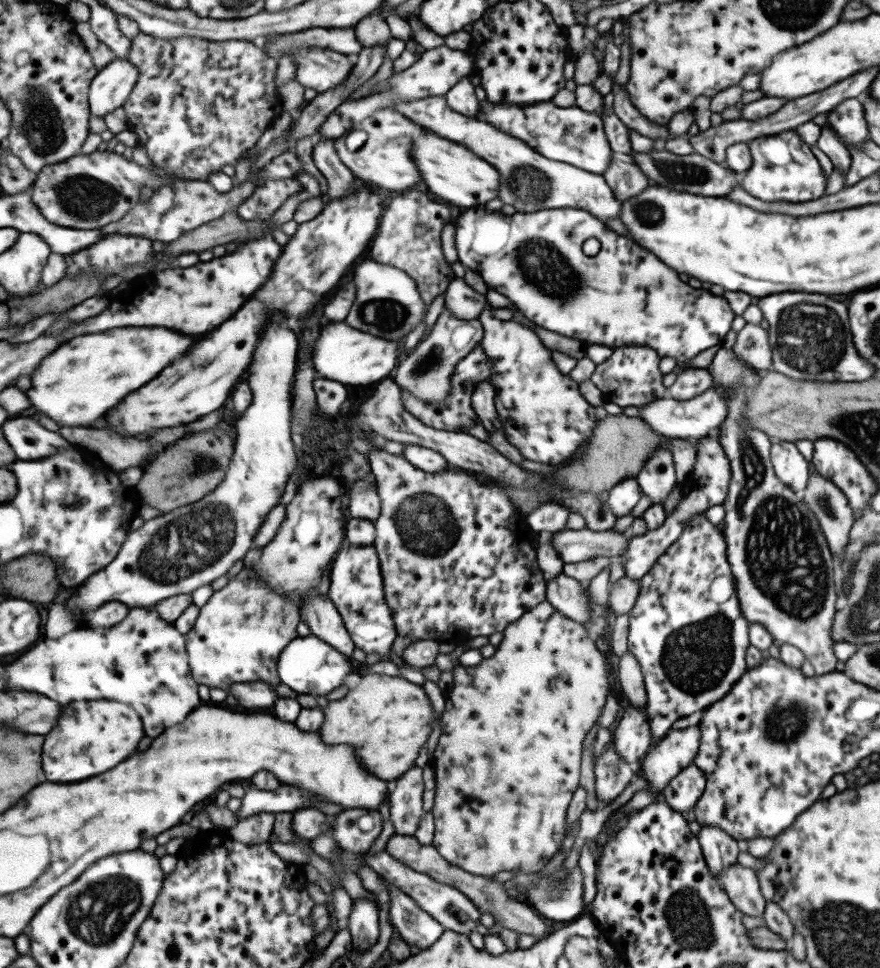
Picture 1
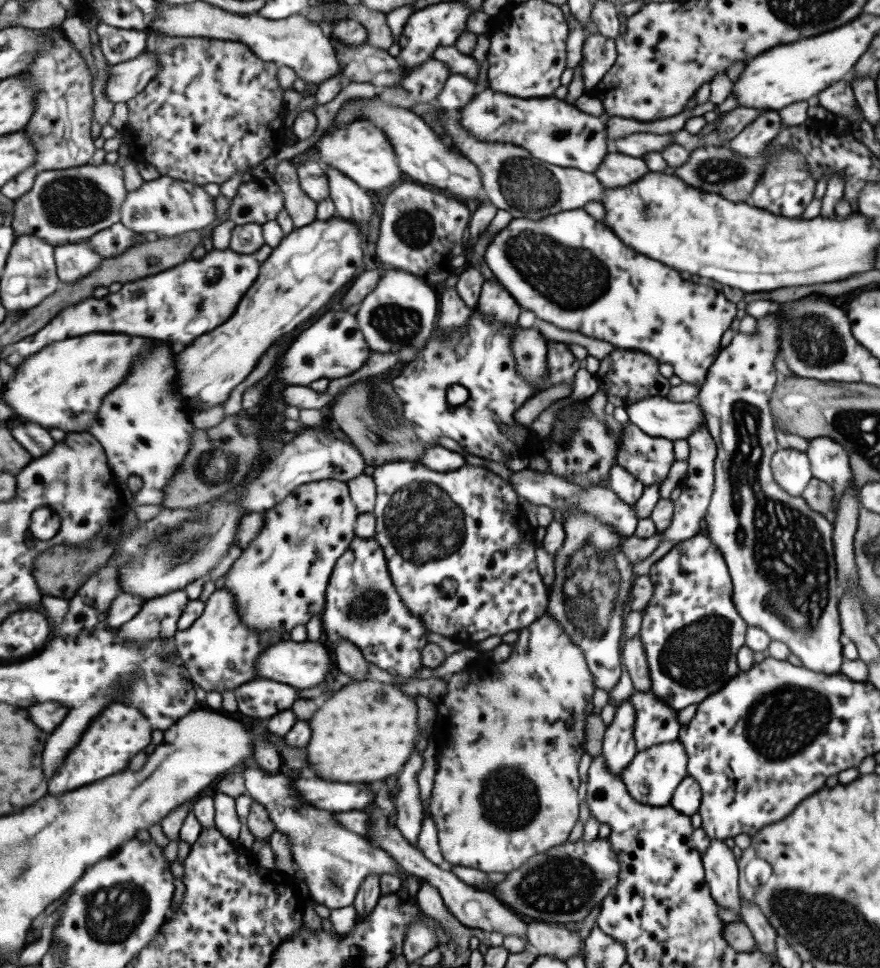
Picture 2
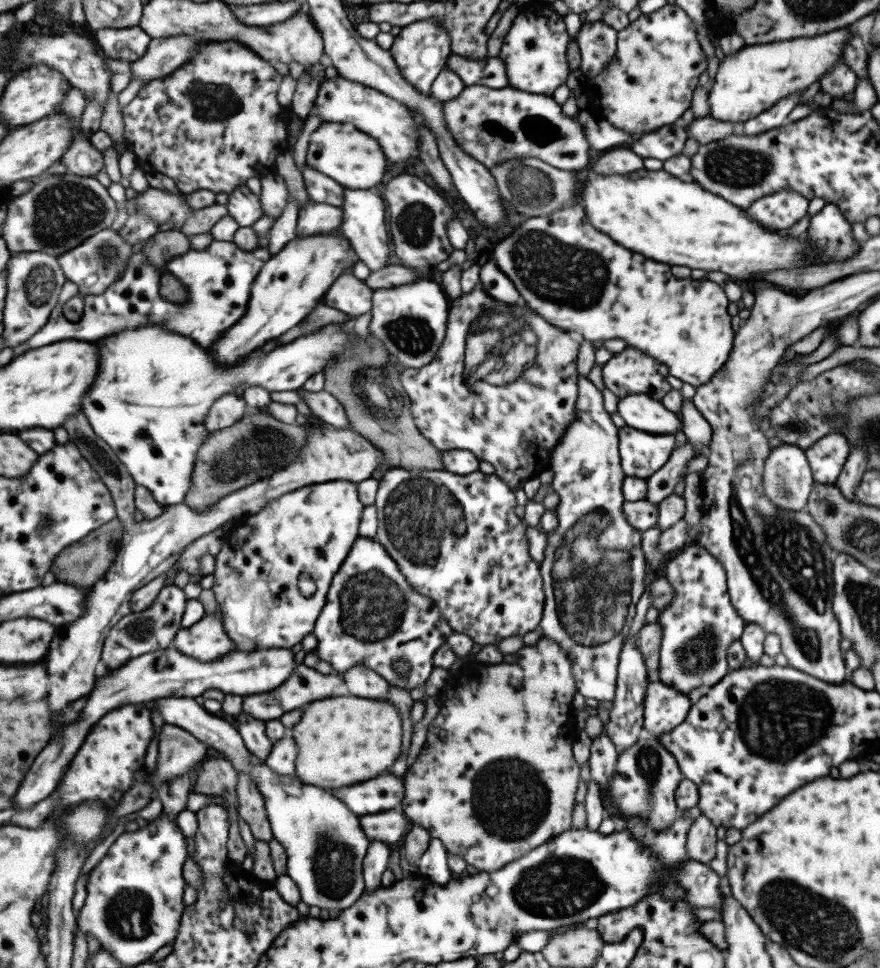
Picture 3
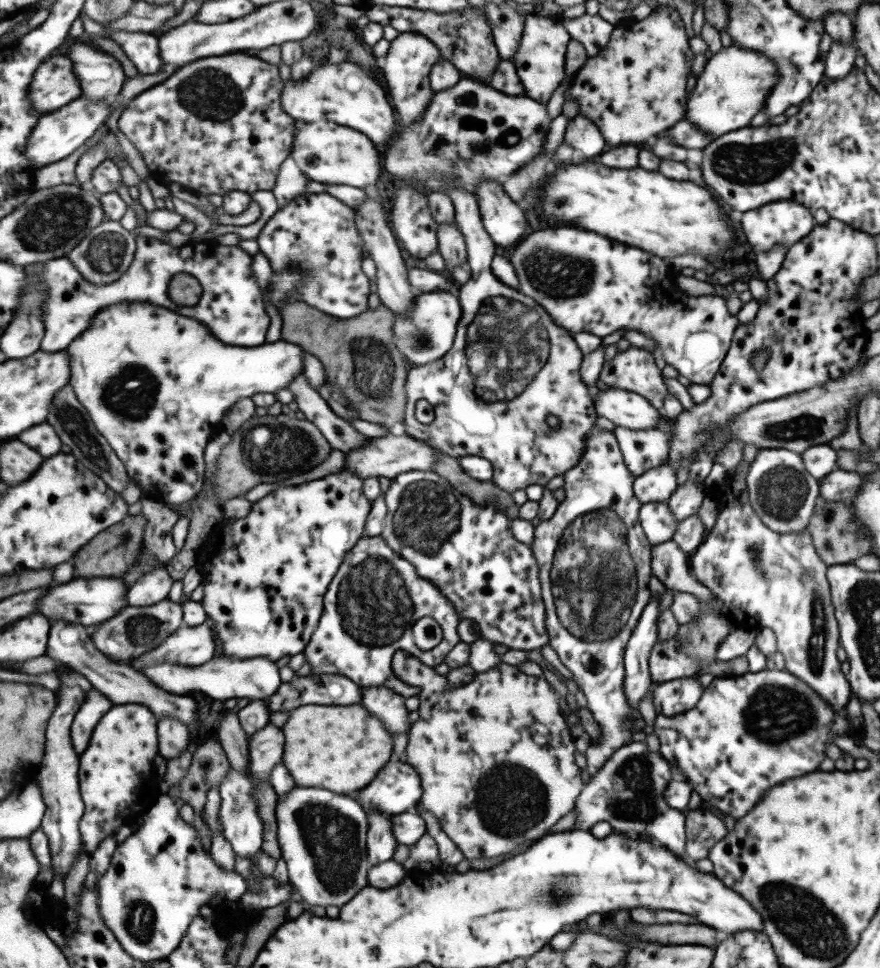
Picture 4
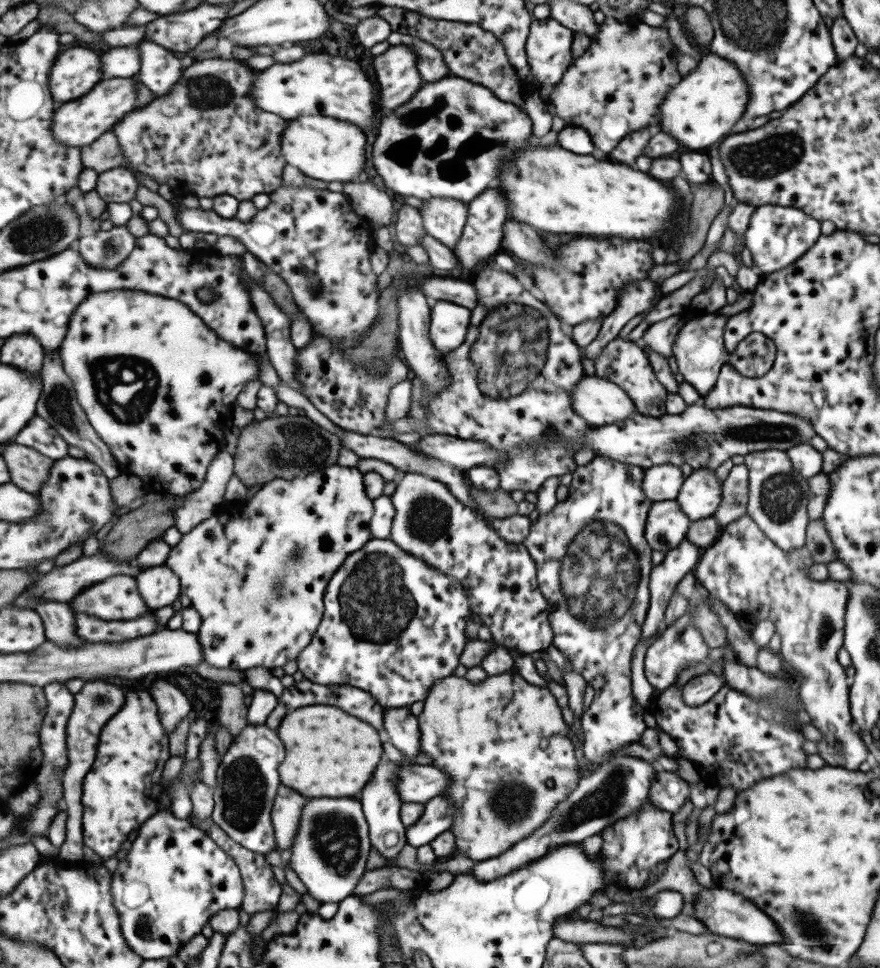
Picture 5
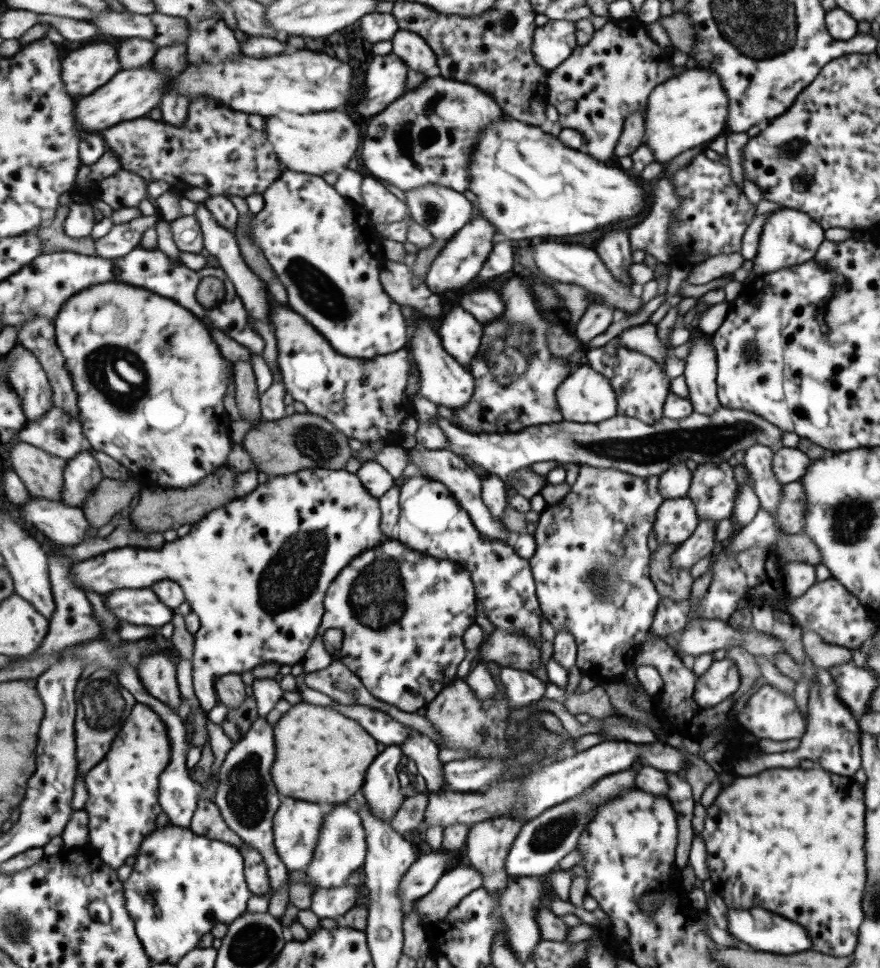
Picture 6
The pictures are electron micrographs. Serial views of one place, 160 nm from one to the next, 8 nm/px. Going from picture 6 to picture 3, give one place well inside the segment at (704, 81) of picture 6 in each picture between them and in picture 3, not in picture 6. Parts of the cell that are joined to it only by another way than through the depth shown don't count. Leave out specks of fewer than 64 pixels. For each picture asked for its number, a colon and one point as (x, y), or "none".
3: (752, 79)
4: (735, 82)
5: (701, 108)

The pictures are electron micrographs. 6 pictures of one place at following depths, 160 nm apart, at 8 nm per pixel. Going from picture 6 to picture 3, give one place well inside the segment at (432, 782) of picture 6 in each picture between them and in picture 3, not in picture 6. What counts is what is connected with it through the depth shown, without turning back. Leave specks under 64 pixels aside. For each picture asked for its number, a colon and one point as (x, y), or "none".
3: (361, 679)
4: (388, 705)
5: (402, 727)

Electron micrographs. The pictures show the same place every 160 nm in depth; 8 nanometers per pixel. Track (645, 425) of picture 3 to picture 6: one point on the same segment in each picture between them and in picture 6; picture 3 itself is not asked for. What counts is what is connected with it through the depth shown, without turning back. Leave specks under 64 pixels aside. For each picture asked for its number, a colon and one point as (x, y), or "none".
4: (625, 409)
5: (598, 401)
6: (584, 396)

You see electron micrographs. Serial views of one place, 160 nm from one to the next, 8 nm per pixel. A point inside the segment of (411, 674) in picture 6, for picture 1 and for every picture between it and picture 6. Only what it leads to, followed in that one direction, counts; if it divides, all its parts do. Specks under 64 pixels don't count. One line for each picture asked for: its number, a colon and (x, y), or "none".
1: (357, 587)
2: (362, 602)
3: (373, 615)
4: (374, 601)
5: (393, 627)

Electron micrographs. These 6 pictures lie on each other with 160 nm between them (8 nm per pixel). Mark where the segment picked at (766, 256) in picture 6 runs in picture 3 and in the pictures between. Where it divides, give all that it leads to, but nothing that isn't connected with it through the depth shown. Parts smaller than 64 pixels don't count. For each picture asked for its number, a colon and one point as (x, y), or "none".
3: (779, 210)
4: (783, 222)
5: (776, 236)

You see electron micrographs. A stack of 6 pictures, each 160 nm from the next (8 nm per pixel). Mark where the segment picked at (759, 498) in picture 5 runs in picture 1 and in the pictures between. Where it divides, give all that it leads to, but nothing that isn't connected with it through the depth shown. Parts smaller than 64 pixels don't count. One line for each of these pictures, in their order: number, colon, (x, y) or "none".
1: (789, 466)
2: (790, 468)
3: (786, 481)
4: (781, 492)

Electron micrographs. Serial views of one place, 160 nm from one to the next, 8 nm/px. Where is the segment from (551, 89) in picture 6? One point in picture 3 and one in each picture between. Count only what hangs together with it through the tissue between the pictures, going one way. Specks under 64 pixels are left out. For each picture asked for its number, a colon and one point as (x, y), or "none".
3: (648, 83)
4: (634, 87)
5: (615, 87)

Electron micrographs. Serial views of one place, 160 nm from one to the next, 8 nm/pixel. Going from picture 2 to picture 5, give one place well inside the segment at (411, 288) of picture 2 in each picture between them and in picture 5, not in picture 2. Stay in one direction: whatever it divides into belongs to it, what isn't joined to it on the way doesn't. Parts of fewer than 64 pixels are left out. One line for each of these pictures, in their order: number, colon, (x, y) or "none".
3: (410, 321)
4: (425, 335)
5: (448, 321)

